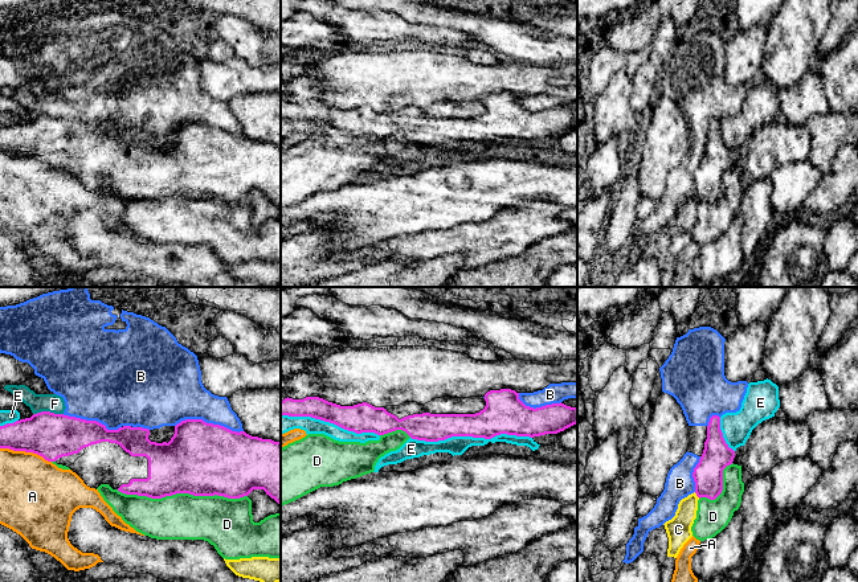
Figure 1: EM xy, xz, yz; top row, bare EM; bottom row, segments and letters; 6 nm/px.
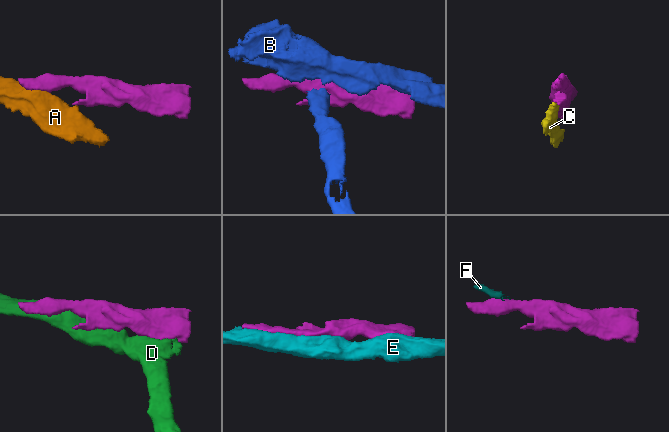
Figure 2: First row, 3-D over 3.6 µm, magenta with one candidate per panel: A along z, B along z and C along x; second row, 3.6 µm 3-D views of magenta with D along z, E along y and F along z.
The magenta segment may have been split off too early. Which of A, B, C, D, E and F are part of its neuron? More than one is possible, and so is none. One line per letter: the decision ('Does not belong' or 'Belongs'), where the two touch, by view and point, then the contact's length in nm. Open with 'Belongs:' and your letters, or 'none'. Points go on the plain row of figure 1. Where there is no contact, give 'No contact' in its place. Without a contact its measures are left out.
Belongs: none
A: Does not belong. Touches magenta at xy (25, 155). Shared border 320 nm
B: Does not belong. Touches magenta at xy (209, 127). Shared border 420 nm
C: Does not belong. Touches magenta at yz (697, 199). Shared border 50 nm
D: Does not belong. Touches magenta at xy (182, 196). Shared border 800 nm
E: Does not belong. Touches magenta at xz (472, 139). Shared border 750 nm
F: Does not belong. Touches magenta at xy (48, 115). Shared border 180 nm

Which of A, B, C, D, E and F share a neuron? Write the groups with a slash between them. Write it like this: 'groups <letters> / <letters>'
groups A / B F / C / D / E

